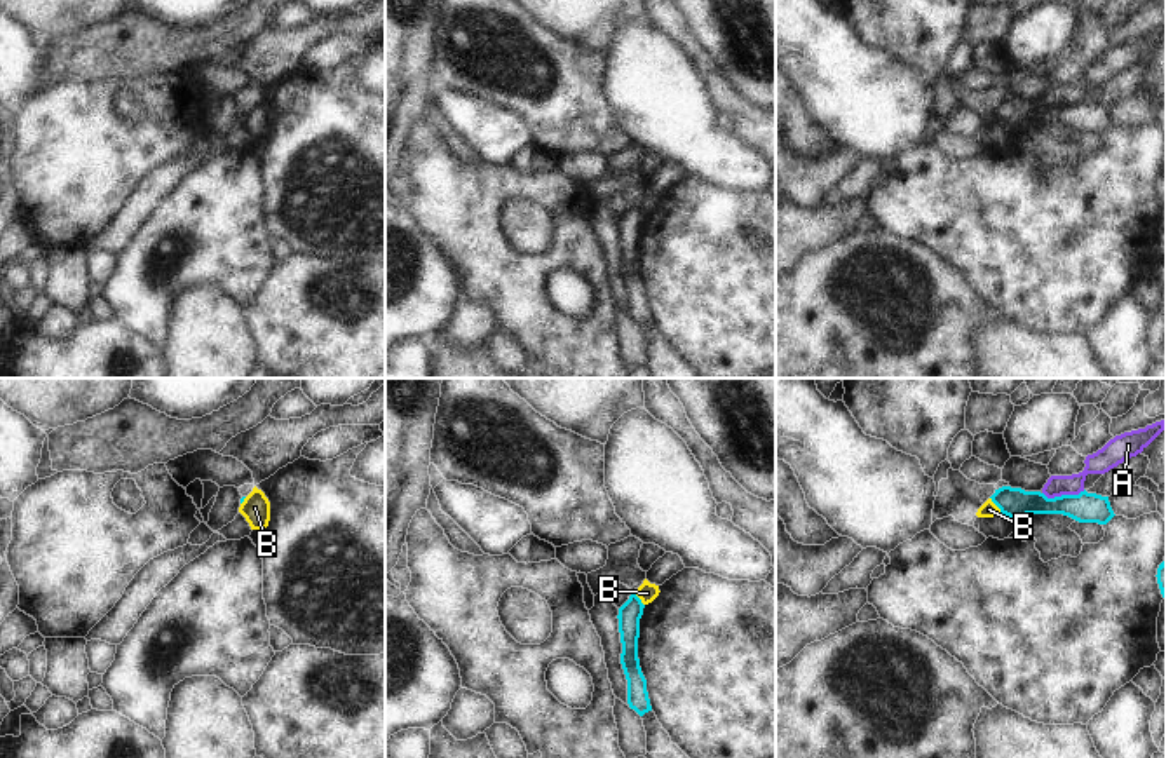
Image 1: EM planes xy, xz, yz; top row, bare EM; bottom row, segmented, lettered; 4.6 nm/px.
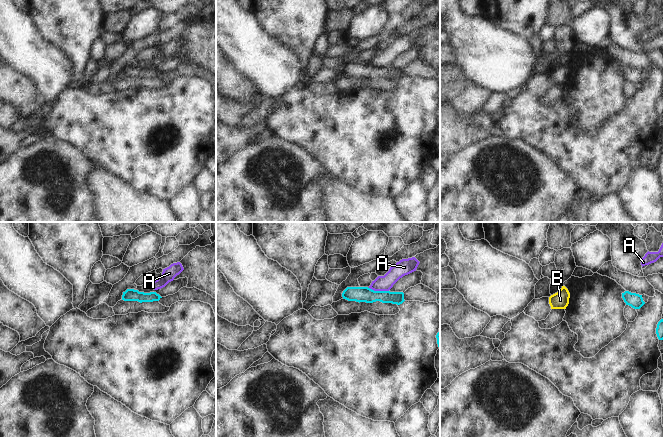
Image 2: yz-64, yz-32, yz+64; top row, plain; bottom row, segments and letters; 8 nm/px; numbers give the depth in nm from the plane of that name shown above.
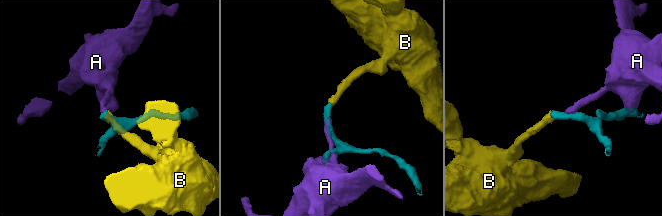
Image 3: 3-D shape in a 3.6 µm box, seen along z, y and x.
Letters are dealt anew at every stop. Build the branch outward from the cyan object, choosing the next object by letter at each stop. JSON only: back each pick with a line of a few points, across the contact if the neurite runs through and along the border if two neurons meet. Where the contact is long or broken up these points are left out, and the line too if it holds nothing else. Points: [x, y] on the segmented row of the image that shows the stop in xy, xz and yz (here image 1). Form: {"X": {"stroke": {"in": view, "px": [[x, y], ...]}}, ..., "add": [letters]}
{"add": []}

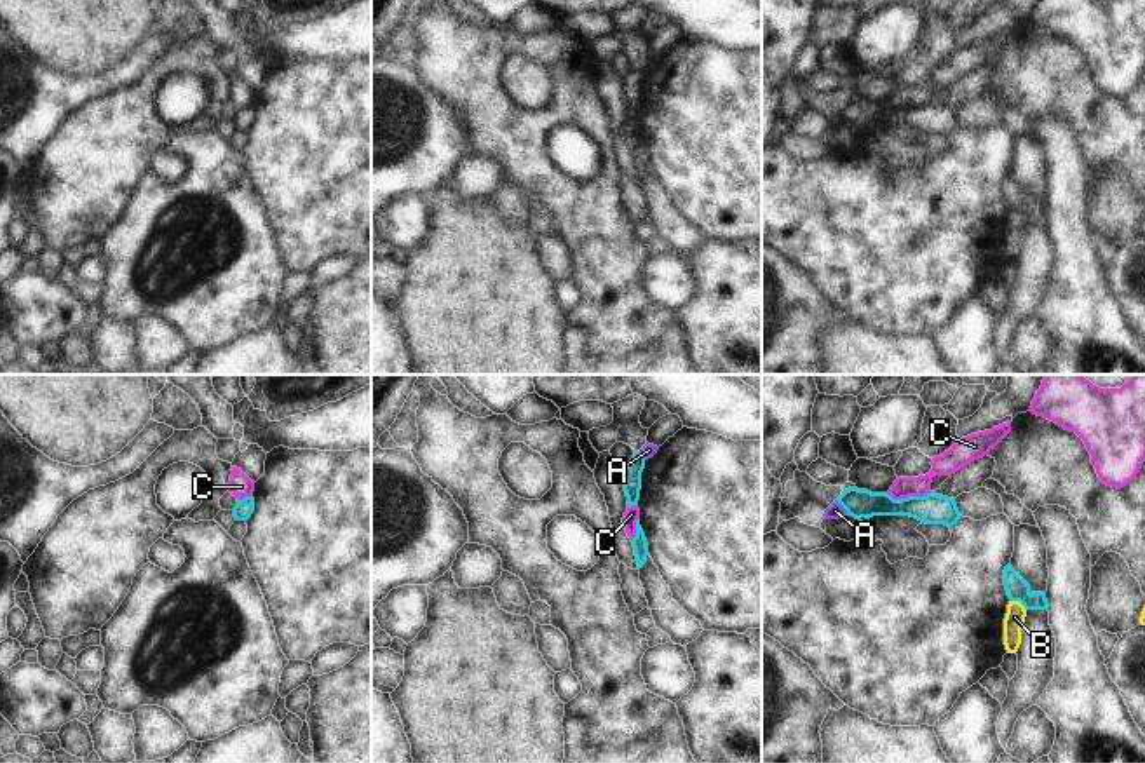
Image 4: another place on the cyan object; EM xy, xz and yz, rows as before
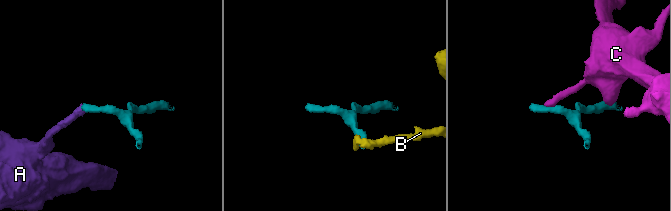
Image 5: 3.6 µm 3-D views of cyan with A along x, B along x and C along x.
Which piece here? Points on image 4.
{"add": []}

